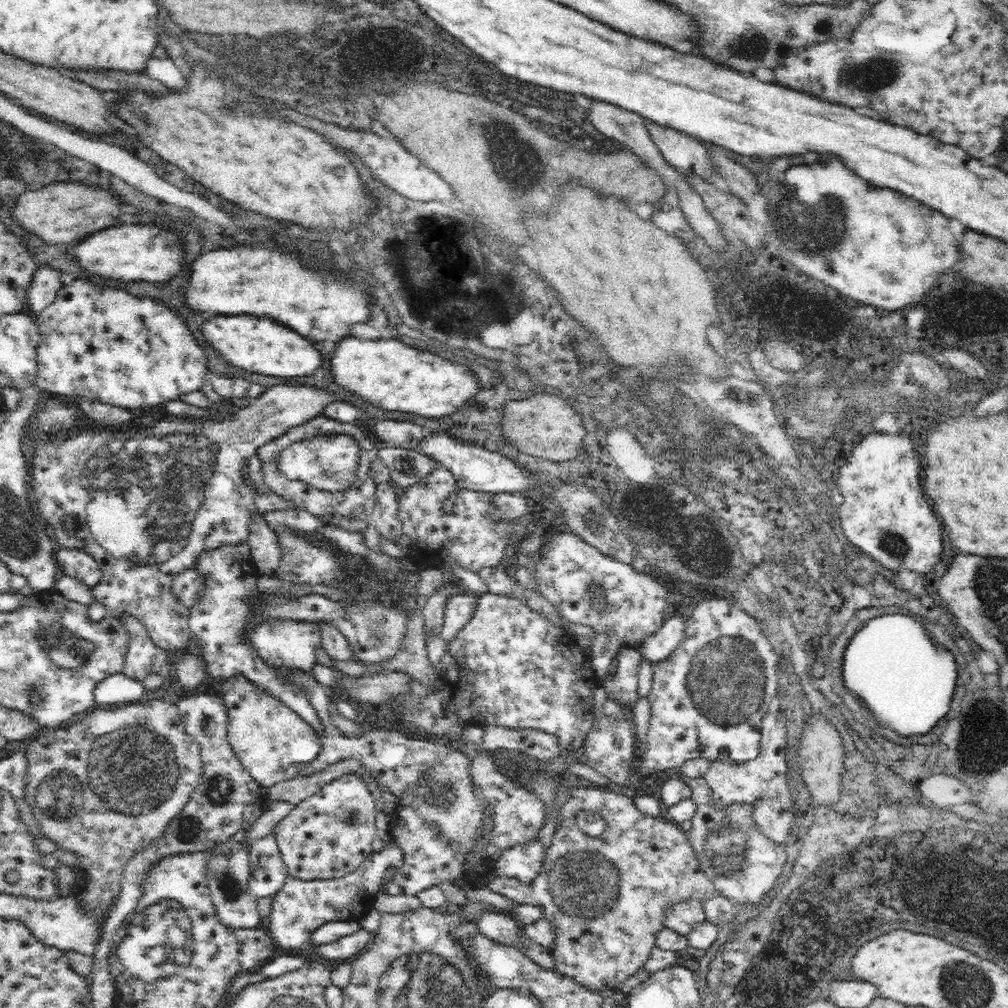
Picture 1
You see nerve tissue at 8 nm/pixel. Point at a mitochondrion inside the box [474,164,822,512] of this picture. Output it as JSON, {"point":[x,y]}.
{"point":[786,275]}

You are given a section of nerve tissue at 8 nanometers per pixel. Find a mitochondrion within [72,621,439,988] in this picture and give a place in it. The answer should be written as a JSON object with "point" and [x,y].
{"point":[166,915]}

